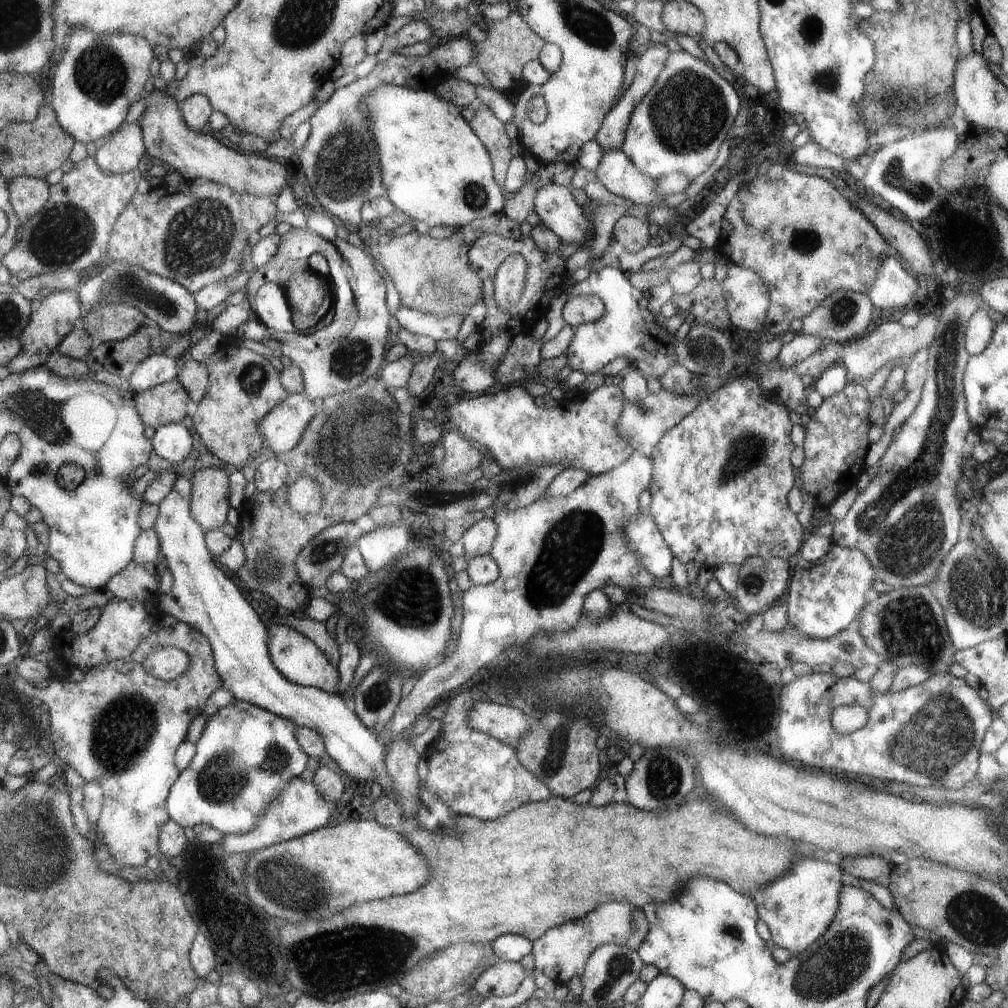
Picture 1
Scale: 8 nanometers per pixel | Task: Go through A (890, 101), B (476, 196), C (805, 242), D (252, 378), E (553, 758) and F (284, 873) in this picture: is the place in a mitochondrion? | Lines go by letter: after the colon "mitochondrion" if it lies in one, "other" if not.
A: mitochondrion
B: mitochondrion
C: mitochondrion
D: mitochondrion
E: mitochondrion
F: mitochondrion

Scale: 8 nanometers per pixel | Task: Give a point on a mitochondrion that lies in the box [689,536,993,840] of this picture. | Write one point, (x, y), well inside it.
(929, 740)

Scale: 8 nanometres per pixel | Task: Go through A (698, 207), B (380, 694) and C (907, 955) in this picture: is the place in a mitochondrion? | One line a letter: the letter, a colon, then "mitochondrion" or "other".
A: other
B: mitochondrion
C: other

